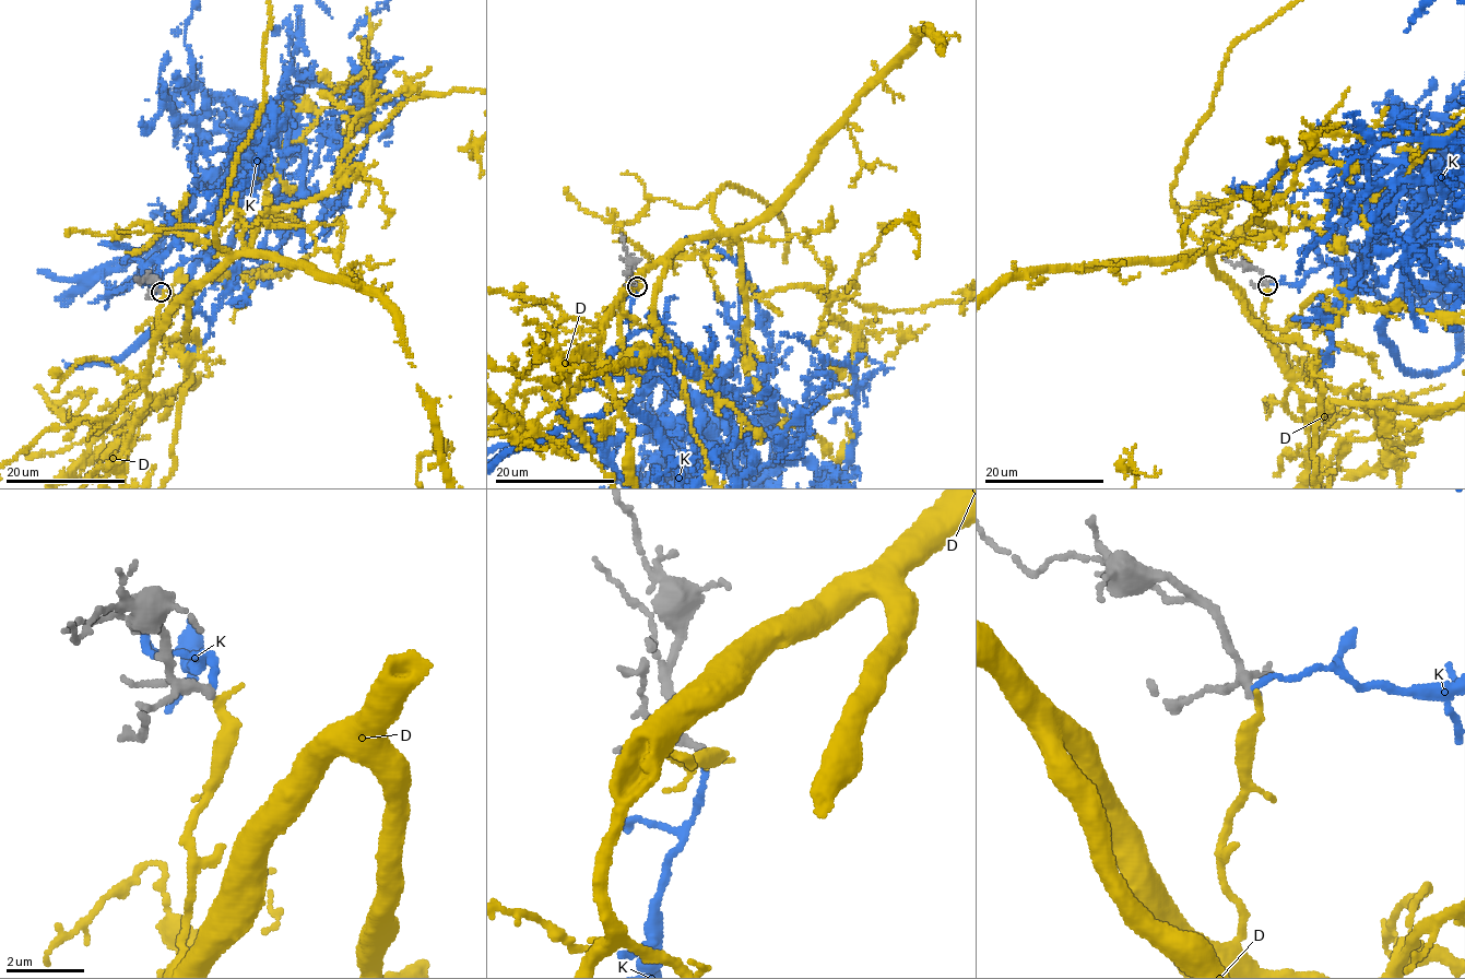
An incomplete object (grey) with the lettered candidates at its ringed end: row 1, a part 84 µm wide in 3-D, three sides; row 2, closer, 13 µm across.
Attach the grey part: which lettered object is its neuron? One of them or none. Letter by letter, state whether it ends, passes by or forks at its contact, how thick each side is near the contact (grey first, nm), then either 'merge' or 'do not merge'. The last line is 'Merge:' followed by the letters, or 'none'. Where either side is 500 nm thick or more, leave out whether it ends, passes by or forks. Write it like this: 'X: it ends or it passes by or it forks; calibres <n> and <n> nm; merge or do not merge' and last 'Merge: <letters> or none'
D: it ends; calibres 170 and 280 nm; merge
K: it ends; calibres 180 and 140 nm; do not merge
Merge: D

